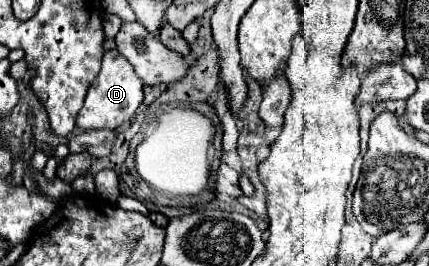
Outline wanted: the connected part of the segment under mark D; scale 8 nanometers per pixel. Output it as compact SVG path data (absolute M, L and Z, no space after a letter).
M107 50L103 56L101 72L91 84L83 108L77 114L77 126L83 130L99 130L99 128L115 130L123 122L131 120L141 102L143 102L143 82L135 74L133 66L117 50Z

